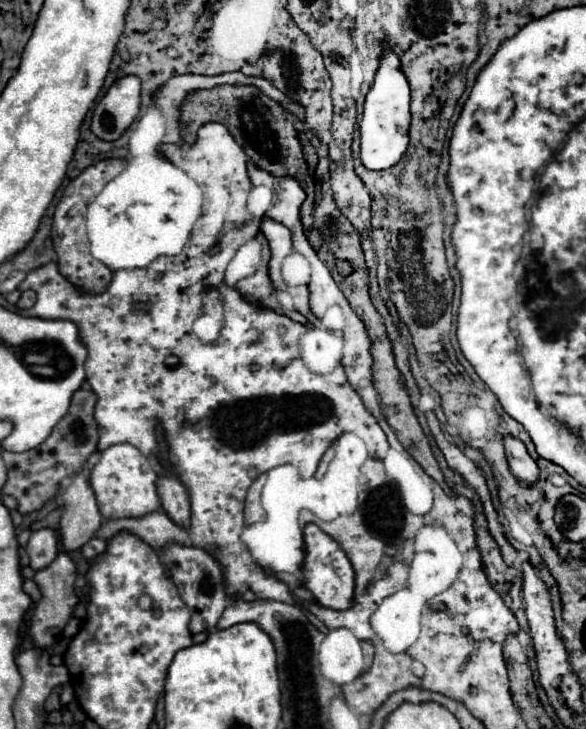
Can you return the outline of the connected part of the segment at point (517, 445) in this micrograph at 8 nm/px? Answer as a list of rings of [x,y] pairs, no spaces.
[[[506,436],[504,438],[504,448],[506,448],[506,458],[510,464],[512,474],[526,484],[534,484],[538,480],[538,466],[536,462],[530,458],[526,444],[514,436]]]

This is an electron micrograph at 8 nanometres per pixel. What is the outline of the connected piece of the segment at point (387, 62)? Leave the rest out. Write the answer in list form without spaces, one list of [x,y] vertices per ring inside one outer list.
[[[386,46],[380,56],[380,66],[374,84],[364,102],[364,114],[360,124],[360,158],[368,170],[384,170],[394,166],[406,152],[410,136],[410,84],[402,72],[398,54]]]

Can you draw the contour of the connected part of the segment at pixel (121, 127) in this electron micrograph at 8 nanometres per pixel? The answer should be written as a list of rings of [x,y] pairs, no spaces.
[[[124,76],[116,80],[92,114],[92,132],[102,140],[116,140],[134,122],[140,110],[140,80]]]

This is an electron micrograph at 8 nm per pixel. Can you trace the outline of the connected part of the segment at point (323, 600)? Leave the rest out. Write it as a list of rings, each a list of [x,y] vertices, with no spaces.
[[[308,524],[304,528],[304,544],[306,544],[306,560],[304,560],[304,586],[314,594],[316,602],[324,608],[332,610],[348,610],[354,606],[354,568],[344,554],[344,550],[336,544],[334,538],[324,534],[316,524]]]

